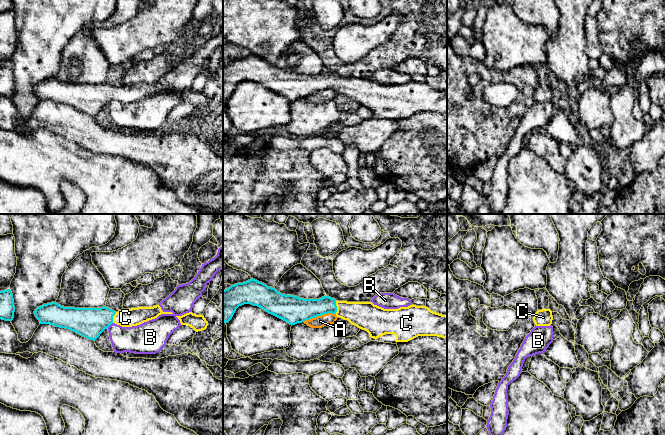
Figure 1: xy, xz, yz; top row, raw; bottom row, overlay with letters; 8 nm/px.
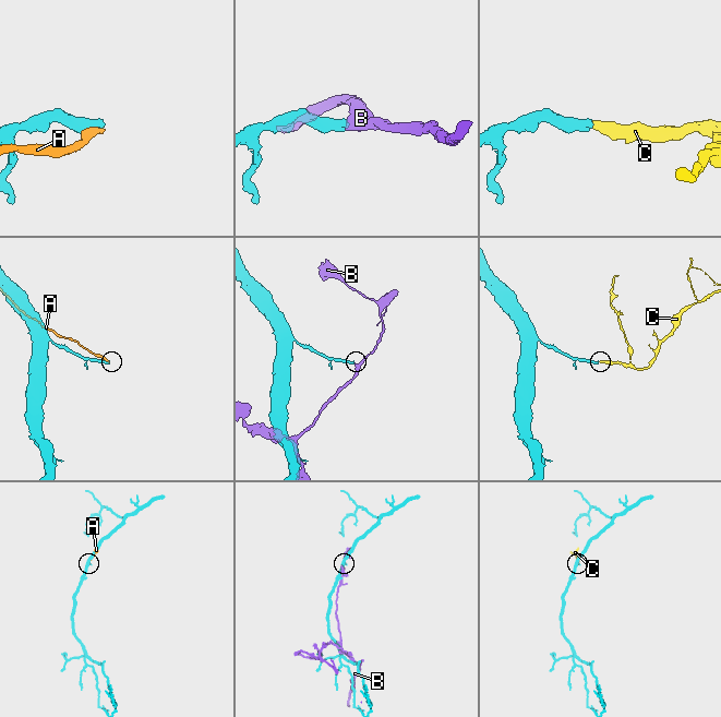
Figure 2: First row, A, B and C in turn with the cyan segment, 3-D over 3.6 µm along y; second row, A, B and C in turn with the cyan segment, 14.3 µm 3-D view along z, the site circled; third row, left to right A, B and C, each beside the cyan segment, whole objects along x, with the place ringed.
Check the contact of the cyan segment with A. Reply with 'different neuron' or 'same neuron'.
different neuron

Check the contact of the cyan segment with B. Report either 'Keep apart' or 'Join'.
Keep apart

